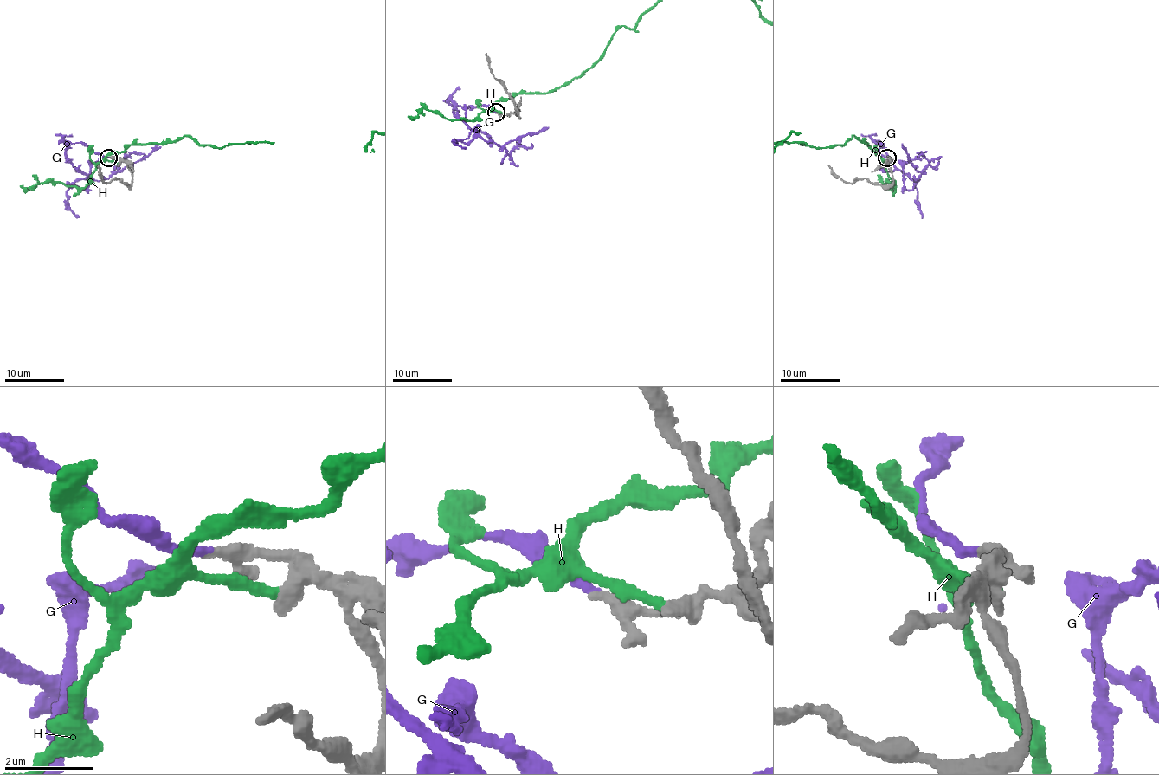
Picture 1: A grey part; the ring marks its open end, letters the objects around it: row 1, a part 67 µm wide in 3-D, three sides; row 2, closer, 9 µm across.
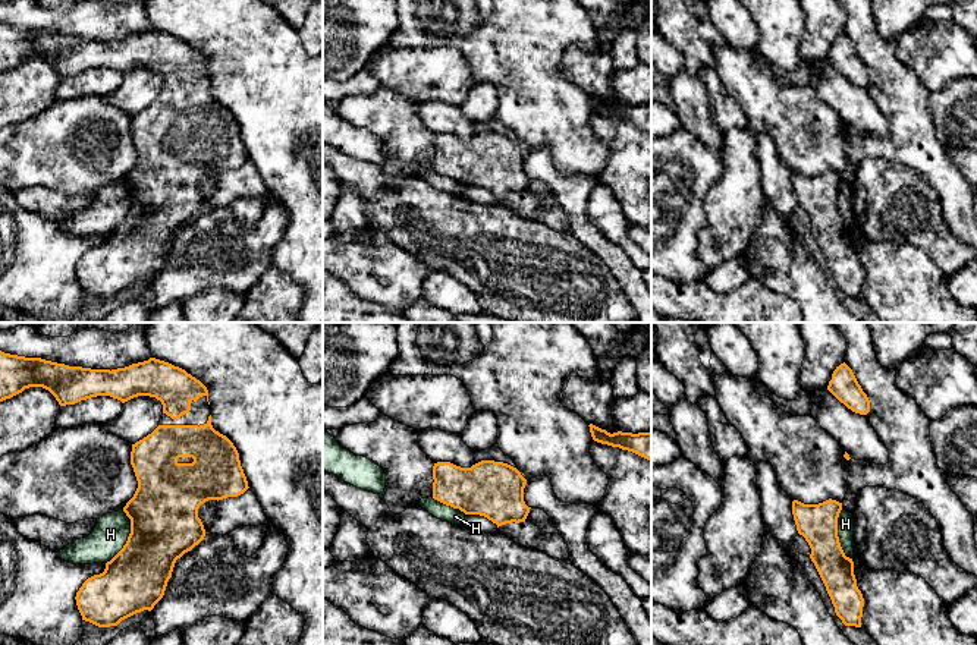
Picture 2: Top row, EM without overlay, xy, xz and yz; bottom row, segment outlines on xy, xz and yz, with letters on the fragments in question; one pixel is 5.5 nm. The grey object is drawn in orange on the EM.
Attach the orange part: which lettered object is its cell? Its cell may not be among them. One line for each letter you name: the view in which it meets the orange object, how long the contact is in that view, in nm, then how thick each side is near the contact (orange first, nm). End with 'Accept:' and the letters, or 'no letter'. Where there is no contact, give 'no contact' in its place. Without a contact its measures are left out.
G: no contact
Accept: G

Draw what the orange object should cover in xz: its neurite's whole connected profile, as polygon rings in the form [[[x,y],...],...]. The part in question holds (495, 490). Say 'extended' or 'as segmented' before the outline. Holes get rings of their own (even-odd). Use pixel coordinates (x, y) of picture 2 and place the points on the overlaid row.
as segmented; [[[481,460],[471,468],[437,462],[433,479],[434,500],[465,515],[484,516],[497,528],[525,522],[531,509],[524,501],[527,479],[503,462]]]

